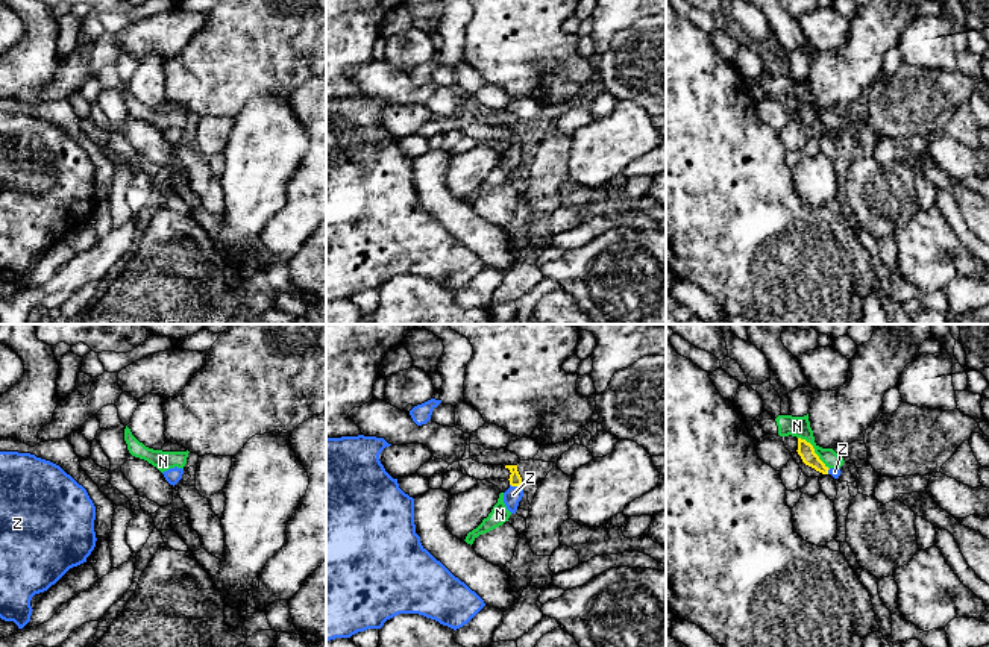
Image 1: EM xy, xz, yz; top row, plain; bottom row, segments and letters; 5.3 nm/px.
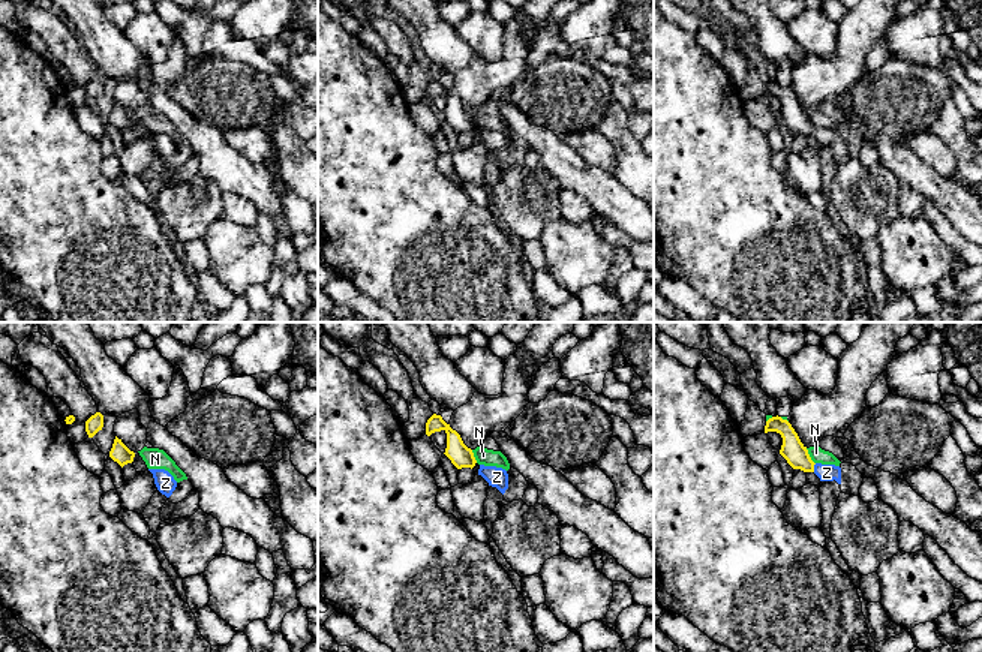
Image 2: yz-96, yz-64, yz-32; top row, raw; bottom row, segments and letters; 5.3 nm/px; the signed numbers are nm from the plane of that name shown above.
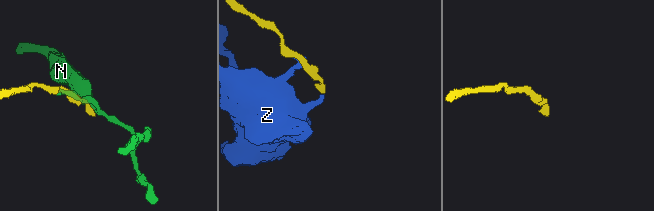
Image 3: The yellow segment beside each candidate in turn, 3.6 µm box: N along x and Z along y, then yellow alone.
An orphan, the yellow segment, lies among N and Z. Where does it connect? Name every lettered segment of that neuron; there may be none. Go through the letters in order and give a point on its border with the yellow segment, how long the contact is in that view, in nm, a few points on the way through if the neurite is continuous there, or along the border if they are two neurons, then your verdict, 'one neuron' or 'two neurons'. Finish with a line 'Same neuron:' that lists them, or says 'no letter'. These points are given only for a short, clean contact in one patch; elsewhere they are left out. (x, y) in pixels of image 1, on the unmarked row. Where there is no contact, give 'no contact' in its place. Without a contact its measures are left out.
N: yz (813, 111) | 240 nm | two neurons
Z: xz (516, 146) | 70 nm | across xz (514, 140), (516, 146), (511, 158) | one neuron
Same neuron: Z

